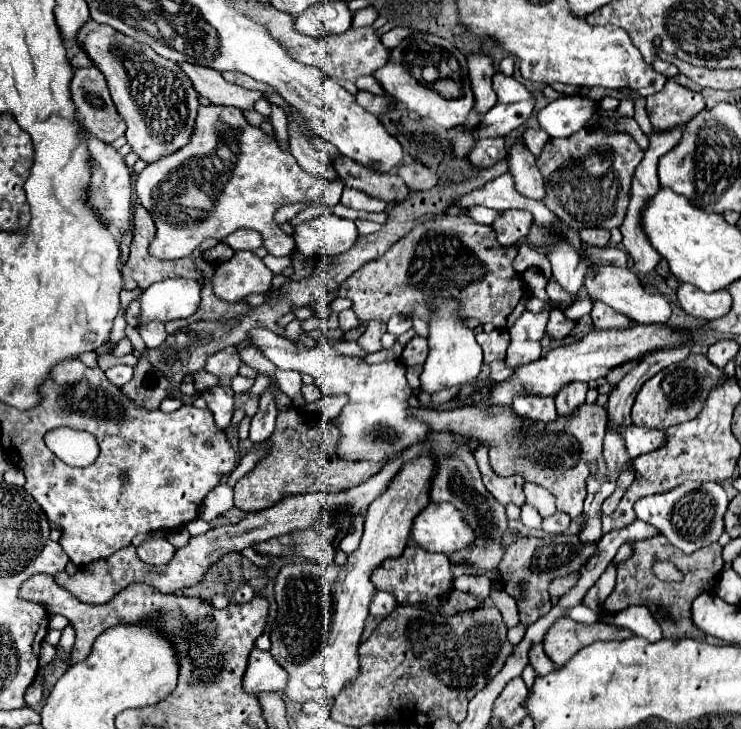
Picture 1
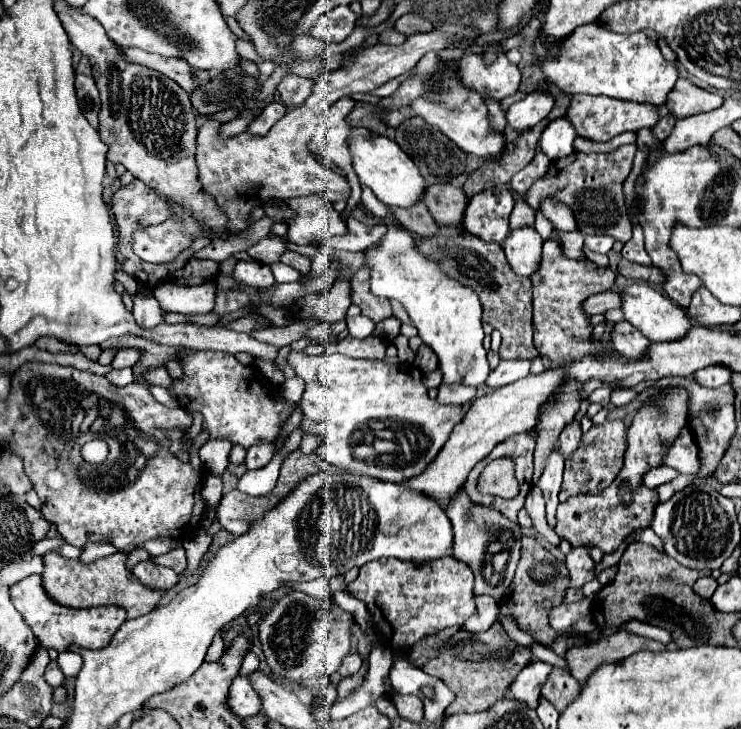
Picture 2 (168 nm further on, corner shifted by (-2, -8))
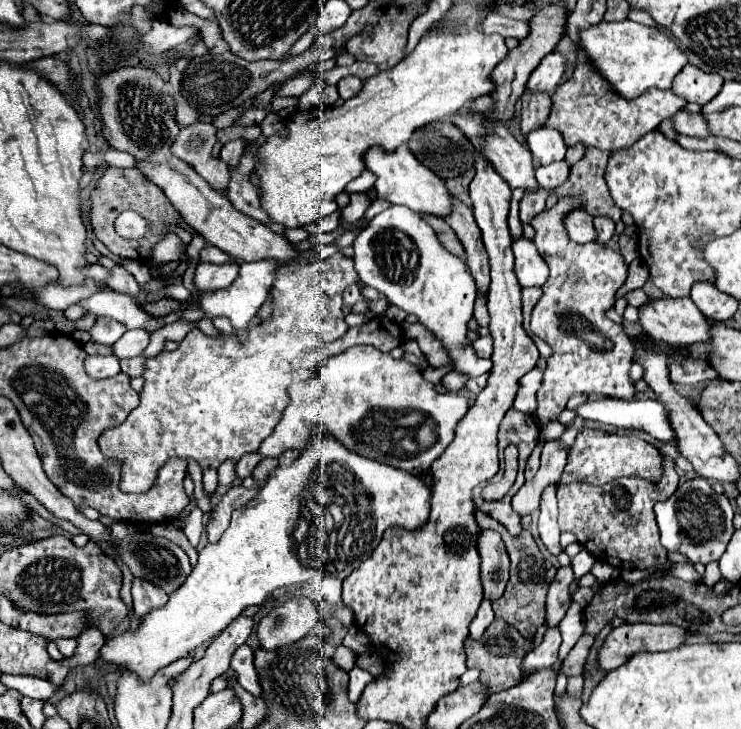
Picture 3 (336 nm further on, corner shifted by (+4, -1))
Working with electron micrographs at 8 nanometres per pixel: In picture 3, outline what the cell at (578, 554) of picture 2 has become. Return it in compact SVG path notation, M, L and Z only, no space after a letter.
M564 565L558 569L556 579L550 583L548 599L546 599L546 625L556 627L566 611L570 609L570 583L574 581L572 565Z

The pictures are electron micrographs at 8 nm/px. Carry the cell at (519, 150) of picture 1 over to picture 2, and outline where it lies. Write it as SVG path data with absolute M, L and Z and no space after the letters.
M546 198L546 200L542 202L542 208L540 208L540 210L546 214L546 218L554 224L556 230L560 230L560 232L580 230L580 228L578 228L578 222L576 222L576 218L574 218L574 212L572 212L568 206L560 204L558 200Z

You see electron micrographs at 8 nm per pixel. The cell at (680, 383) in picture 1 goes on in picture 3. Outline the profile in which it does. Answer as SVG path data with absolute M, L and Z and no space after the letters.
M662 457L662 477L658 483L630 475L610 481L602 487L592 487L584 483L560 485L558 487L558 527L570 531L578 537L590 555L598 561L606 561L620 569L650 569L656 563L666 563L666 549L660 545L660 535L654 517L654 503L670 497L678 487L678 475L674 471L674 461Z

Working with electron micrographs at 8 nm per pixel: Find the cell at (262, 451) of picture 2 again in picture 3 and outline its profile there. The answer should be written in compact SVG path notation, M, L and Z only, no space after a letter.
M246 453L246 455L238 461L238 465L236 465L236 475L238 475L240 479L252 475L254 467L256 467L260 461L262 461L262 457L260 457L258 453Z

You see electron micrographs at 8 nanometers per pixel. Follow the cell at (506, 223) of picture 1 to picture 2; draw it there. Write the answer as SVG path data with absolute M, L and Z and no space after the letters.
M520 228L512 230L510 236L504 240L502 248L506 252L510 268L524 278L530 278L538 272L538 264L542 258L542 238L534 228Z

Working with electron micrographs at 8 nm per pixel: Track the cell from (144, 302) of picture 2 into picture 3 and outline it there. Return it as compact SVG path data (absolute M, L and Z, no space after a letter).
M116 265L110 273L112 273L112 275L110 275L110 279L106 281L108 287L112 287L114 291L120 291L120 293L126 293L126 295L130 295L130 297L134 297L134 299L140 295L142 289L138 287L136 279L134 279L122 265Z

